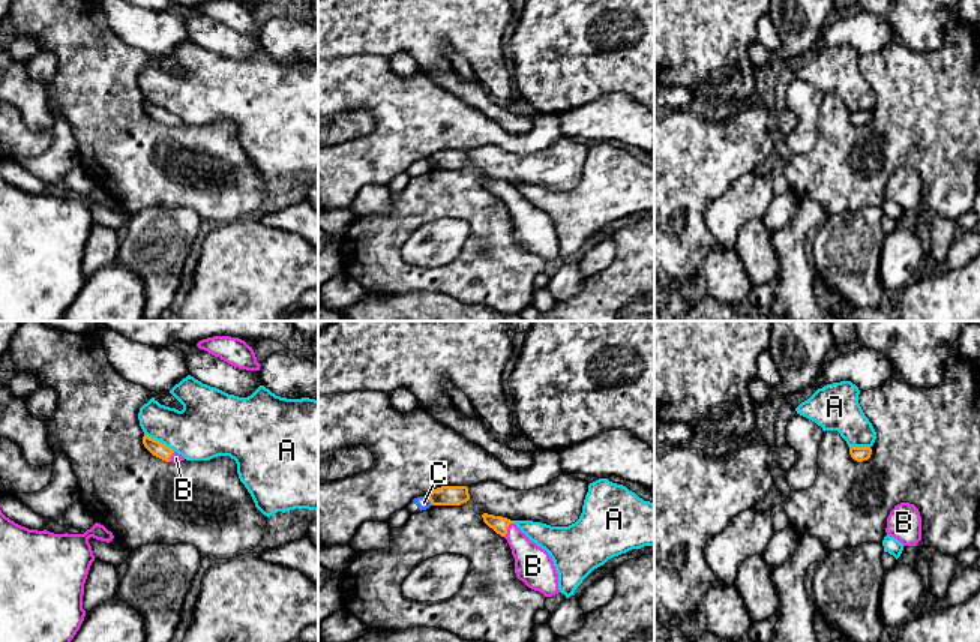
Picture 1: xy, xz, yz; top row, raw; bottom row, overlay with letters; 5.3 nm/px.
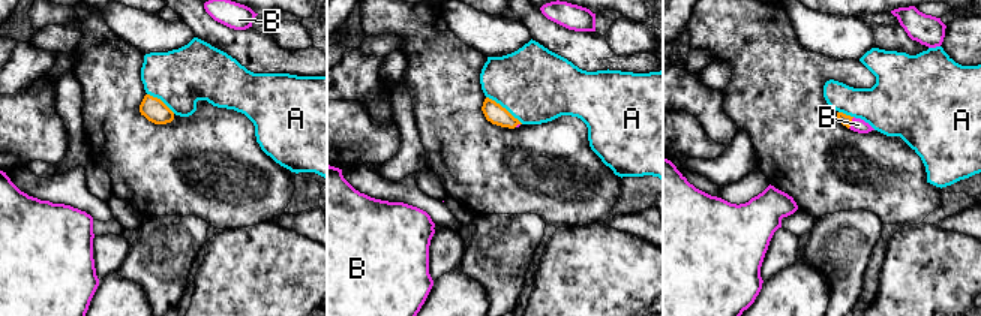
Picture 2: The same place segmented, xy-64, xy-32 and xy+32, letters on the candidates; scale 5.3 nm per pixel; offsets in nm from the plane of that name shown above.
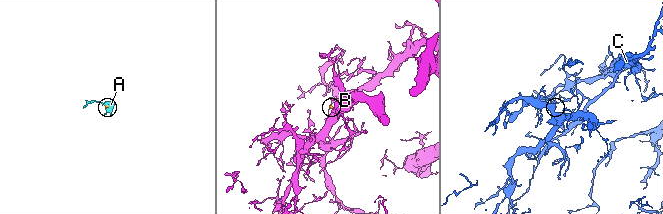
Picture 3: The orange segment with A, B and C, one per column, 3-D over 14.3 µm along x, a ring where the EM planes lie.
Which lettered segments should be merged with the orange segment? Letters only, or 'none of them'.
B

